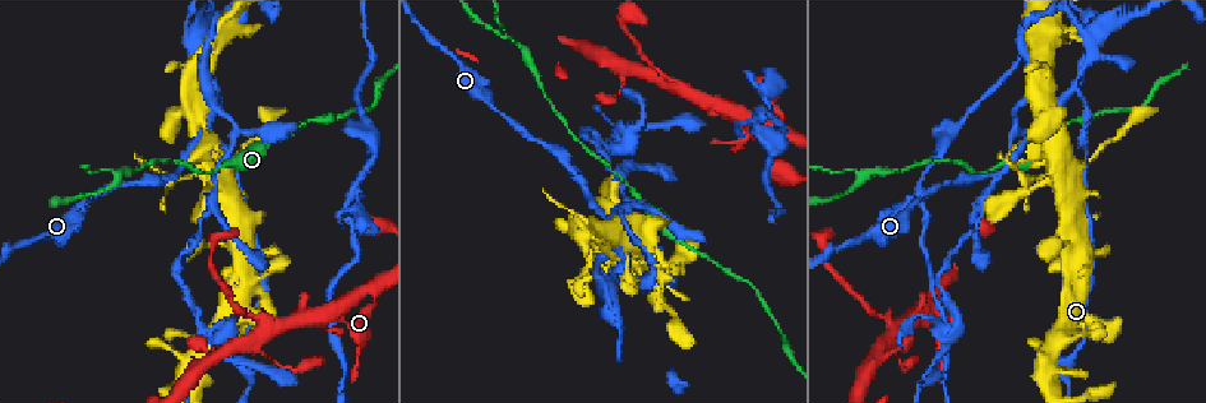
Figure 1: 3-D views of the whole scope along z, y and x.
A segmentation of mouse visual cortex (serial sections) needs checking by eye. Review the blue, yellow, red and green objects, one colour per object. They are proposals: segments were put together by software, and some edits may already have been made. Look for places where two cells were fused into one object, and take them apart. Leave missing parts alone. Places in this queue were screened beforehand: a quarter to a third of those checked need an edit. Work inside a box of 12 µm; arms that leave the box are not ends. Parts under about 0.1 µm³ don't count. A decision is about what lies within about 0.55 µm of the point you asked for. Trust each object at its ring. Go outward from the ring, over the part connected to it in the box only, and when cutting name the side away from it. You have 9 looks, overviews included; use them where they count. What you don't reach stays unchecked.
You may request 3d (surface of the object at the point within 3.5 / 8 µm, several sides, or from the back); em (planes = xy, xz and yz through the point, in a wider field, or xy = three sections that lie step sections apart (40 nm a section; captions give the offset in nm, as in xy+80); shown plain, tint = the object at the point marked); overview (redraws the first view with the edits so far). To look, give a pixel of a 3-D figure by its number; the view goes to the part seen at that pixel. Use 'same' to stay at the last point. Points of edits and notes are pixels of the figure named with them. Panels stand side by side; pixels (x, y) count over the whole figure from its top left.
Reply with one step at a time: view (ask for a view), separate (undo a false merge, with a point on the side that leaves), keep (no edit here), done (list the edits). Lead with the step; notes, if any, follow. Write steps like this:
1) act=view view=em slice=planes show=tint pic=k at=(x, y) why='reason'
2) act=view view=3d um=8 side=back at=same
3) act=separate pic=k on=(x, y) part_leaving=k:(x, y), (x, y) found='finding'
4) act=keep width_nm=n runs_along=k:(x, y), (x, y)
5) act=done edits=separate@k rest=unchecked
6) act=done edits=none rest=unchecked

act=view view=3d um=8 pic=1 at=(118, 174) why='three-way junction'

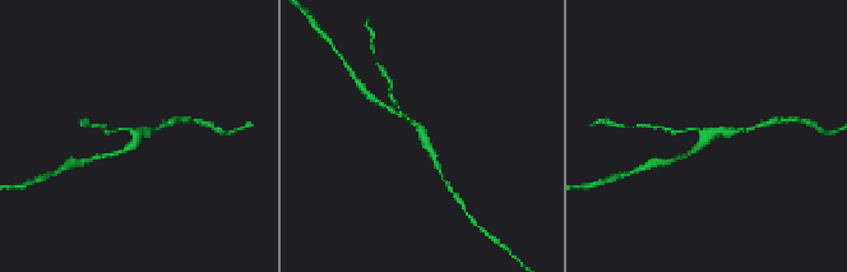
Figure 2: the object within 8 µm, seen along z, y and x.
act=view view=em slice=planes show=tint pic=2 at=(424, 131) why='now the EM'

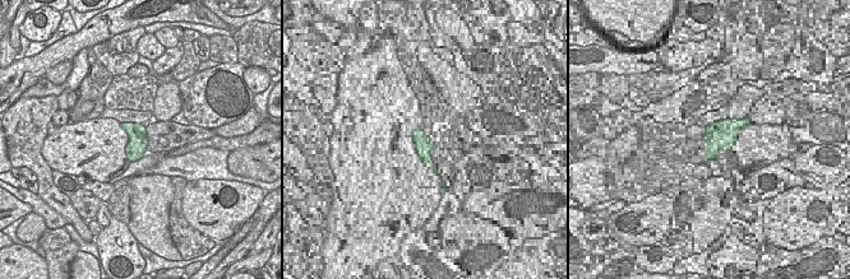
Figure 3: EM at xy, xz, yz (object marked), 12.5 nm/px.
act=keep arms=3 arm_widths_nm=100,200,200 runs_along=2:(436, 165), (424, 130), (399, 115) found='all the same cell'

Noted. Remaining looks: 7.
act=view view=3d um=3.5 pic=1 at=(938, 288) why='abrupt turn'

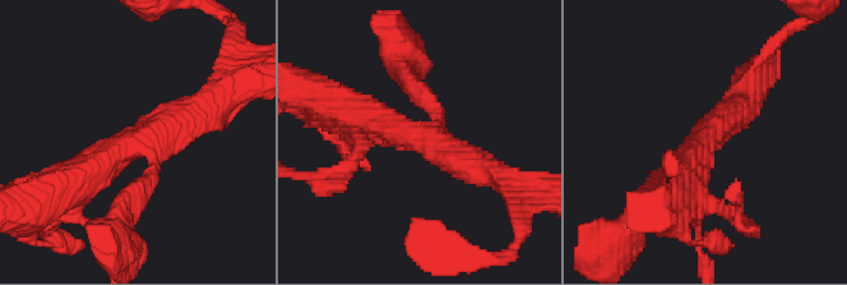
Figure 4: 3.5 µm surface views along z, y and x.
act=view view=em slice=xy step=3 show=tint pic=4 at=(432, 135)

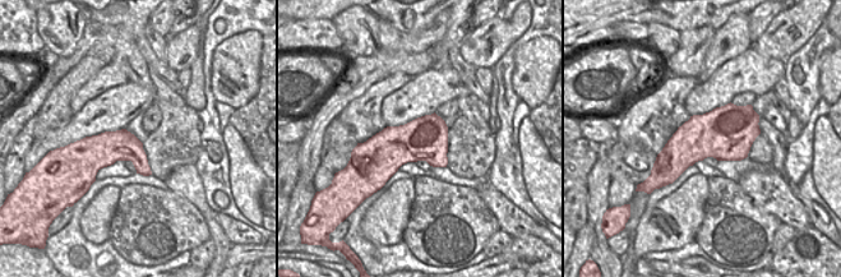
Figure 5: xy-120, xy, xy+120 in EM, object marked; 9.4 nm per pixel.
act=view view=em slice=xy step=2 show=tint at=same why='cut it another way'

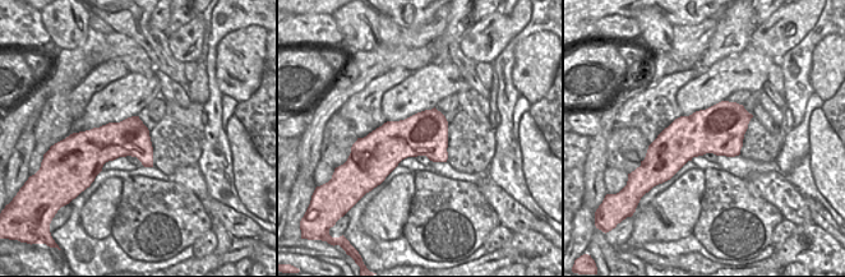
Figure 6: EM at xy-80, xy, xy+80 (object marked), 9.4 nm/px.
act=keep arm_widths_nm=300,400,450 runs_along=4:(408, 83), (440, 129), (361, 116) found='continuous, no second cell'

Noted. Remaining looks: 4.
act=view view=3d um=3.5 pic=1 at=(265, 328) why='side arm on a straight run'

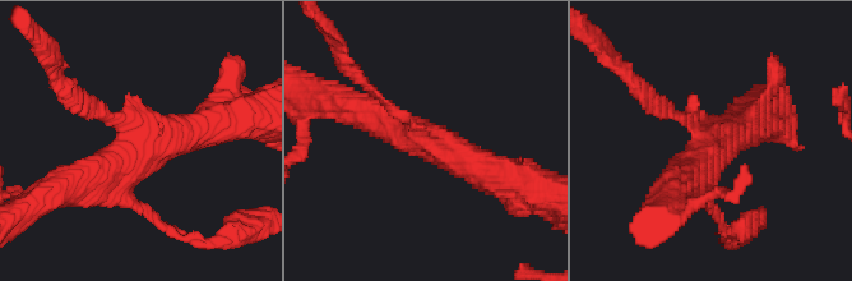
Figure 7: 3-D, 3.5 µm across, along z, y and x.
act=view view=em slice=xy step=5 show=plain pic=7 at=(141, 142) why='now the EM'

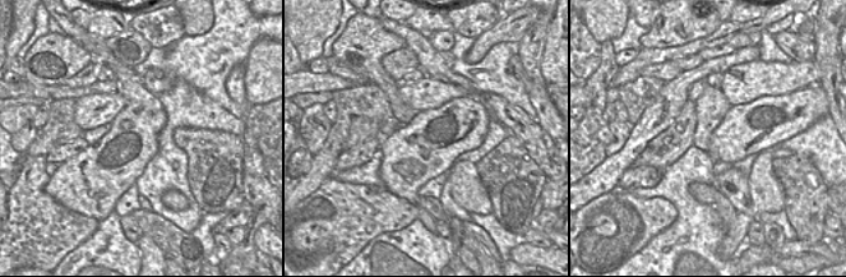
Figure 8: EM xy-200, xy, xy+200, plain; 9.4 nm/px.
act=view view=em slice=xy step=5 show=tint at=same

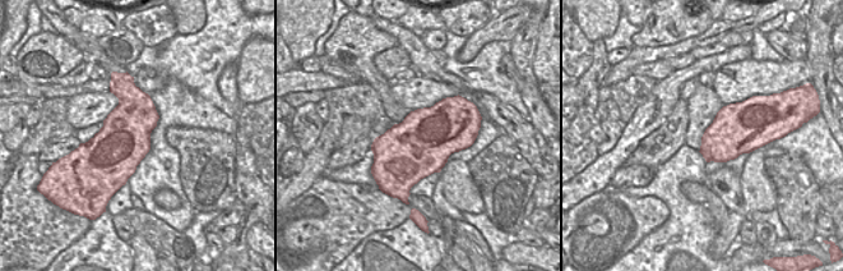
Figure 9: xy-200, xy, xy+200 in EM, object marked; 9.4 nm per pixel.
act=keep runs_along=7:(496, 176), (360, 111) found='continuous, no second cell'

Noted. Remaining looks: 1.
act=done edits=none rest=unchecked

